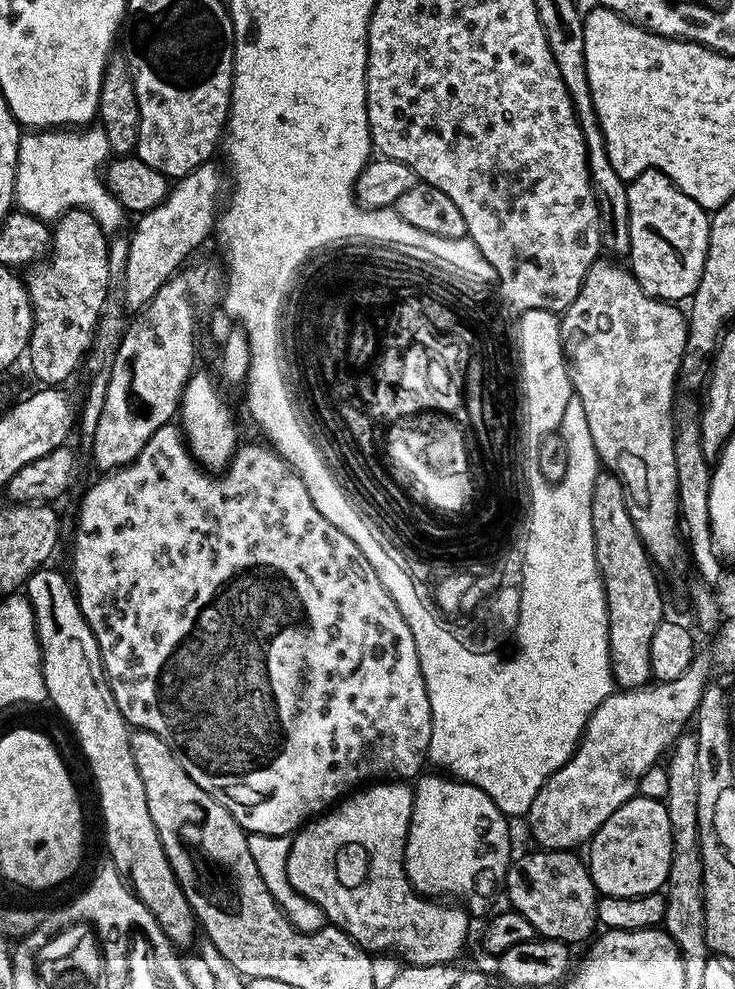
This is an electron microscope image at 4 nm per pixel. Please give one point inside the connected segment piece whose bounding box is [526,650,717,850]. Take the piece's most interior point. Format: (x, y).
(627, 734)

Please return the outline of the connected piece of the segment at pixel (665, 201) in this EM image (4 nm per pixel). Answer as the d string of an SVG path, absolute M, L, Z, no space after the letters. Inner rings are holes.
M643 172L626 183L628 255L644 285L659 294L688 294L696 285L706 250L708 216L661 172Z

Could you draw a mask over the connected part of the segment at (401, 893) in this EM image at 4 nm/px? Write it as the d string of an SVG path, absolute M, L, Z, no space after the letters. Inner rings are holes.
M376 782L371 786L361 787L359 790L353 791L347 798L341 799L339 803L328 809L319 818L313 818L299 829L292 836L292 845L289 850L289 858L286 862L286 874L289 876L290 886L300 895L312 900L324 912L325 917L335 927L344 929L361 948L372 954L388 954L391 948L397 948L401 952L399 955L403 957L409 965L419 966L422 964L450 964L457 958L456 955L464 948L464 943L468 940L468 920L470 916L463 907L447 908L447 903L437 902L432 898L425 898L412 887L408 880L408 875L404 869L404 847L406 846L406 838L408 837L408 823L410 822L410 814L412 813L412 793L413 789L404 782Z

